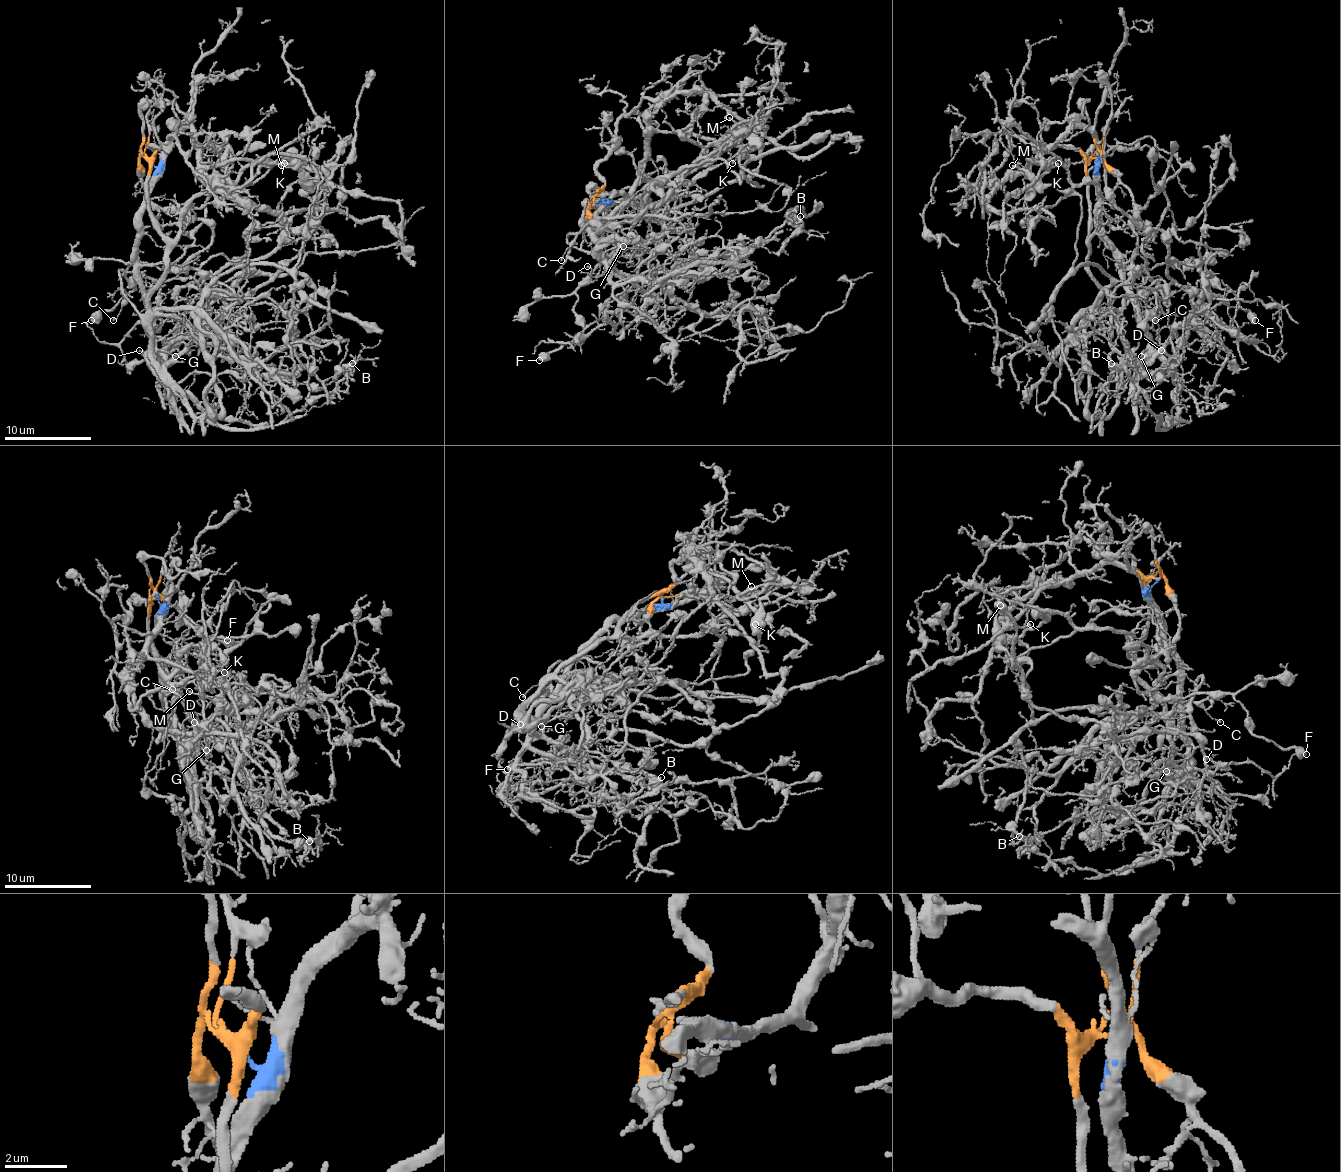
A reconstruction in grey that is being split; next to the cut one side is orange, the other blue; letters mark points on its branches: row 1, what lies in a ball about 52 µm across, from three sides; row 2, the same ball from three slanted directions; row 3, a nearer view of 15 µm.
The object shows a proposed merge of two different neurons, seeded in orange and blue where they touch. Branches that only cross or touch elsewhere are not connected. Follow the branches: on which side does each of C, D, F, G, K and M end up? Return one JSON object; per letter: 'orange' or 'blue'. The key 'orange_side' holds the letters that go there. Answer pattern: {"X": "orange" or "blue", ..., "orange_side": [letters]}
{"C": "orange", "D": "blue", "F": "orange", "G": "blue", "K": "blue", "M": "blue", "orange_side": ["C", "F"]}

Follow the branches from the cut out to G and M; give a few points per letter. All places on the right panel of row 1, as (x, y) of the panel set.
G: (1097, 157), (1099, 236), (1119, 255), (1119, 277), (1147, 338), (1141, 356)
M: (1097, 157), (1097, 139), (1068, 128), (1029, 159), (1040, 166), (1033, 179), (1012, 166)

